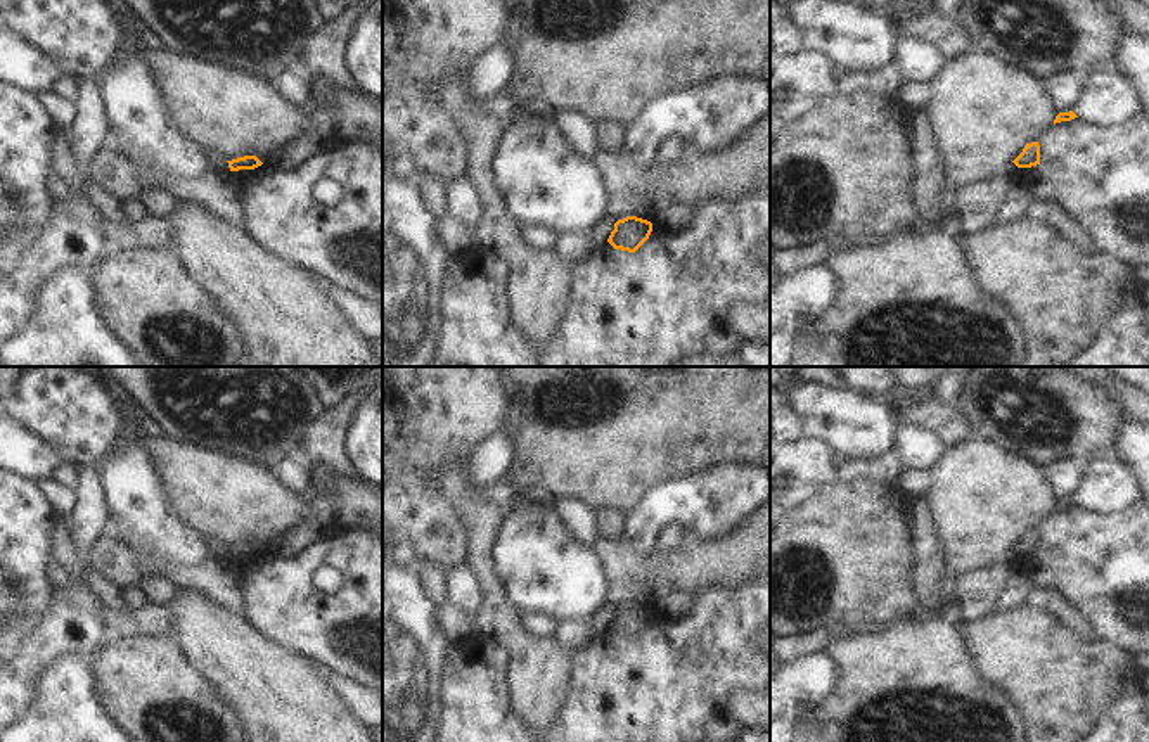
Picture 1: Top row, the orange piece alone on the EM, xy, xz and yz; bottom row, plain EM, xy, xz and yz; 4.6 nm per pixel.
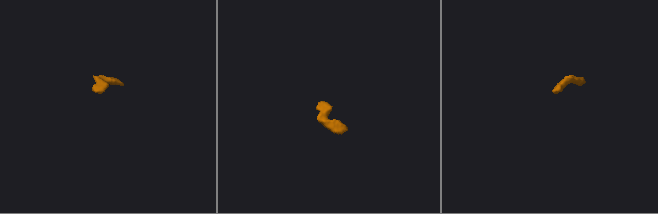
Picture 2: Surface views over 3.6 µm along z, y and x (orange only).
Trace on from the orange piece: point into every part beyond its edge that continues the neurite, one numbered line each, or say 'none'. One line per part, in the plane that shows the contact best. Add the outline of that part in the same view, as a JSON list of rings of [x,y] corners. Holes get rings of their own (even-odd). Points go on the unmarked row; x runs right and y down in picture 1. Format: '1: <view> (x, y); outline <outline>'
1: xz (599, 621); outline [[[604,605],[590,617],[590,624],[587,631],[588,642],[595,638],[602,638],[606,635],[607,626],[611,619],[614,617],[614,611],[616,611],[614,607]]]

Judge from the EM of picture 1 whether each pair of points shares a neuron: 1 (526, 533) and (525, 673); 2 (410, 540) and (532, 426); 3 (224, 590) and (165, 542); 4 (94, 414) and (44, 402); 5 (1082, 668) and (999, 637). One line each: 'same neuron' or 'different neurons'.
1: different neurons
2: different neurons
3: different neurons
4: same neuron
5: same neuron

